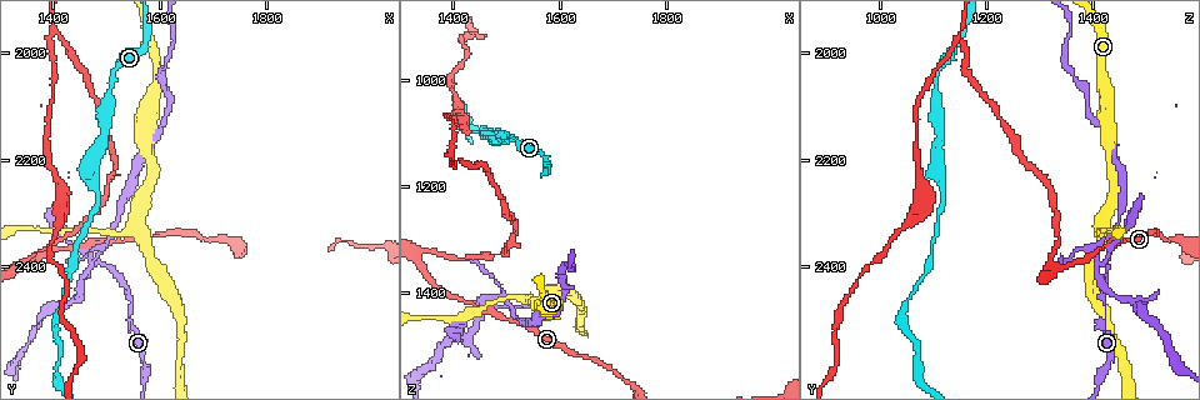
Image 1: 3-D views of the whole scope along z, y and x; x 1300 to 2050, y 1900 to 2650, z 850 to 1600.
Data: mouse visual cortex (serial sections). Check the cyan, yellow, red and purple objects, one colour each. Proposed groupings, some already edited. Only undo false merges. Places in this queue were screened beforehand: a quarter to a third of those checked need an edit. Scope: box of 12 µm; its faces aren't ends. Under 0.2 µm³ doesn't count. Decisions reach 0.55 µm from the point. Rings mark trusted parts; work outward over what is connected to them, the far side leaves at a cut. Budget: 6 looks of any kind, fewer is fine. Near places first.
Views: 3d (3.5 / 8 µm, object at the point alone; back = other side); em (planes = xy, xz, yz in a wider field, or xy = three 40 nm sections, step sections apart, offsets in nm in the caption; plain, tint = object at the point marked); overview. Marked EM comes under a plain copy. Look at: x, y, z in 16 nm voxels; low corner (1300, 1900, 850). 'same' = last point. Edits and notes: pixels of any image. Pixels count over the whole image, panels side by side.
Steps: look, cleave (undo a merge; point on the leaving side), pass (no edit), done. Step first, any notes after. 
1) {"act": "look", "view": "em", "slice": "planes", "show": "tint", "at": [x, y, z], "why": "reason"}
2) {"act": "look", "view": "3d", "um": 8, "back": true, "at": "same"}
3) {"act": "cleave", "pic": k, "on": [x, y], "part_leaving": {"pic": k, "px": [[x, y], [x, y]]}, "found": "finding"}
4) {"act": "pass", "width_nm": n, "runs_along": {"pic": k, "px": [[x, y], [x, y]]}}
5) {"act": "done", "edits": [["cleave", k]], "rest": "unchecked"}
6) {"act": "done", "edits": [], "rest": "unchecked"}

{"act": "look", "view": "3d", "um": 8, "at": [1510, 2095, 1105], "why": "sudden change in width"}

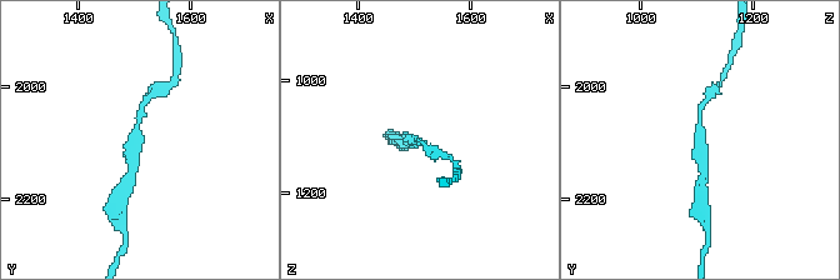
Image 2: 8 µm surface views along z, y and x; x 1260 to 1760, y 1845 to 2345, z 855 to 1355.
{"act": "look", "view": "3d", "um": 3.5, "at": [1510, 2095, 1105]}

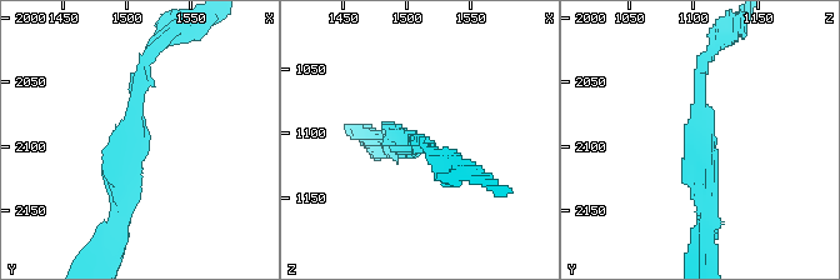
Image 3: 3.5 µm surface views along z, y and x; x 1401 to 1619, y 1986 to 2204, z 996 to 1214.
{"act": "look", "view": "em", "slice": "xy", "step": 3, "show": "tint", "at": [1504, 2092, 1104], "why": "shape alone is not enough"}

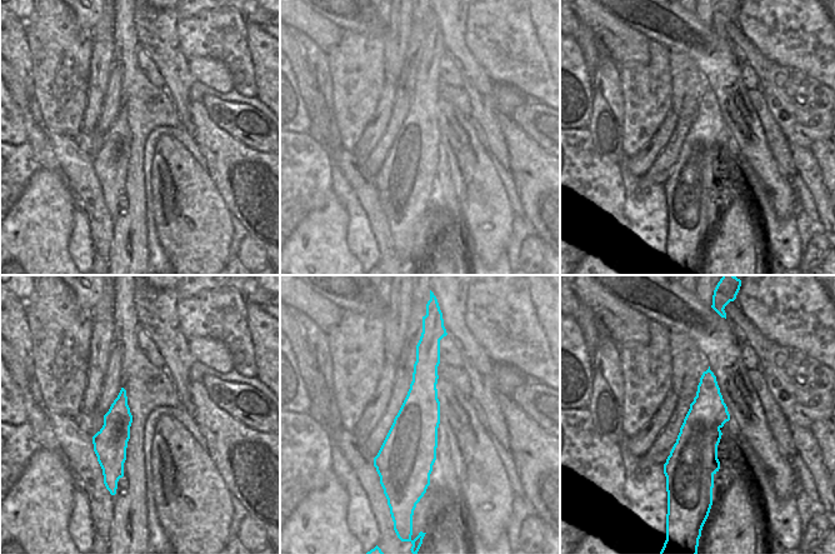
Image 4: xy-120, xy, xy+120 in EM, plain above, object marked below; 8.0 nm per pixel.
{"act": "pass", "runs_along": {"pic": 3, "px": [[149, 53], [134, 95], [119, 218]]}, "found": "continuous, no second cell"}

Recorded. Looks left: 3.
{"act": "look", "view": "3d", "um": 3.5, "at": [1410, 1965, 1150], "why": "side arm on a straight run"}

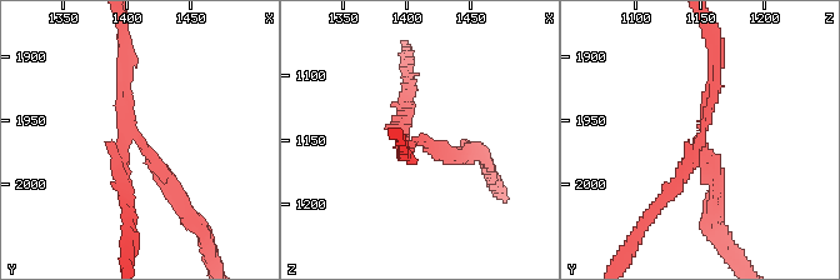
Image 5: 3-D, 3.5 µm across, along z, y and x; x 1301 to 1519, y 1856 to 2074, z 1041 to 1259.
{"act": "cleave", "pic": 5, "on": [713, 96], "part_leaving": {"pic": 5, "px": [[701, 143], [630, 243]]}, "found": "two cells meet here"}

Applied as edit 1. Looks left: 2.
{"act": "done", "edits": [["cleave", 5]], "rest": "unchecked"}

